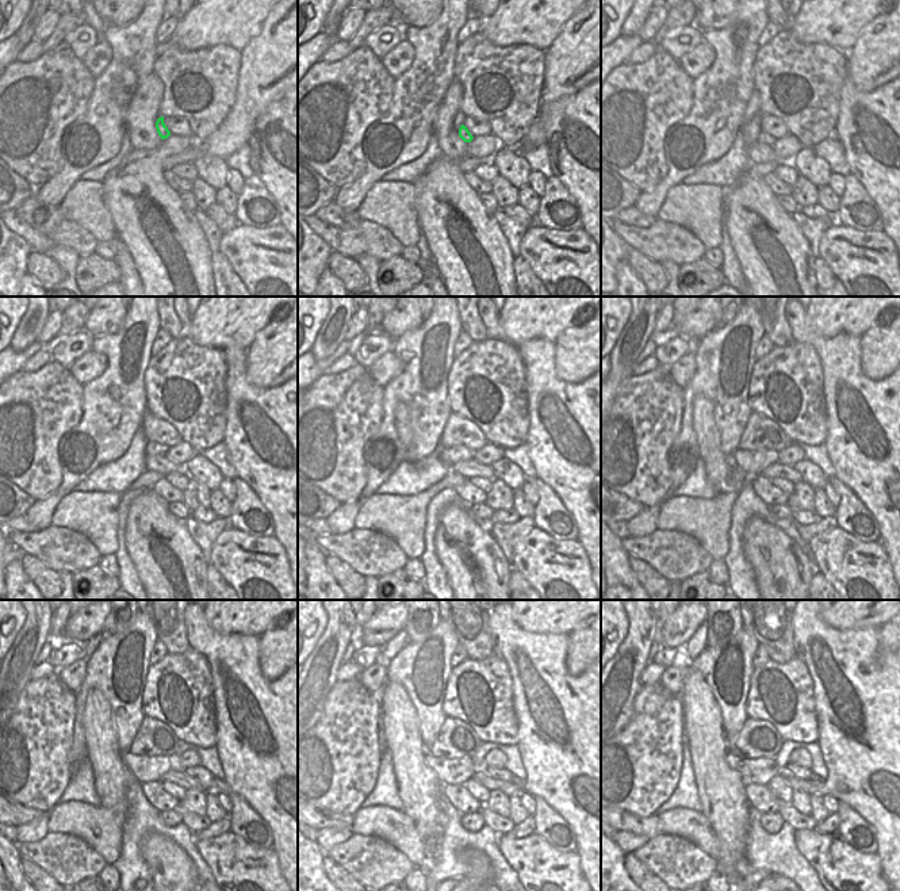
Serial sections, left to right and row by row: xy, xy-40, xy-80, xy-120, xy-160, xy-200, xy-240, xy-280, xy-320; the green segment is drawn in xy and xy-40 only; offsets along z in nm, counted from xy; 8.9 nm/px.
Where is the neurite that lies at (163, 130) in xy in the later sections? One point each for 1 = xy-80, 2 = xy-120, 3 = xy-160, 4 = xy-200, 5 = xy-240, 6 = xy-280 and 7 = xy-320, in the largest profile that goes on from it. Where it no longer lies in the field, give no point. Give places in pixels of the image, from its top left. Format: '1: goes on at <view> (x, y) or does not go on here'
1: goes on at xy-80 (763, 137)
2: goes on at xy-120 (152, 448)
3: goes on at xy-160 (450, 457)
4: goes on at xy-200 (751, 463)
5: goes on at xy-240 (146, 768)
6: goes on at xy-280 (451, 772)
7: goes on at xy-320 (759, 772)

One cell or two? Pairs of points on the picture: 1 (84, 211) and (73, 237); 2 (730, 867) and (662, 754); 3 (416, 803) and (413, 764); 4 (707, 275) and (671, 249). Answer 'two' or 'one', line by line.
1: two
2: two
3: one
4: two

